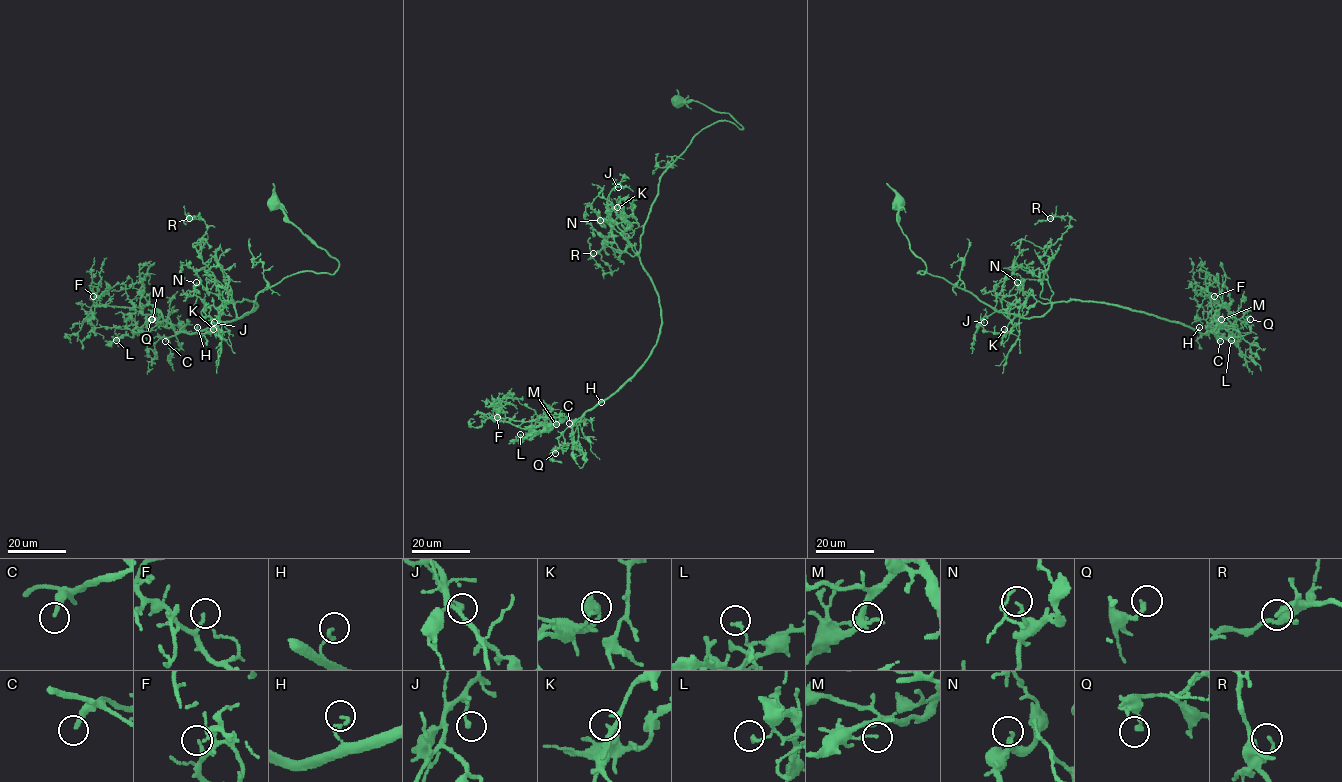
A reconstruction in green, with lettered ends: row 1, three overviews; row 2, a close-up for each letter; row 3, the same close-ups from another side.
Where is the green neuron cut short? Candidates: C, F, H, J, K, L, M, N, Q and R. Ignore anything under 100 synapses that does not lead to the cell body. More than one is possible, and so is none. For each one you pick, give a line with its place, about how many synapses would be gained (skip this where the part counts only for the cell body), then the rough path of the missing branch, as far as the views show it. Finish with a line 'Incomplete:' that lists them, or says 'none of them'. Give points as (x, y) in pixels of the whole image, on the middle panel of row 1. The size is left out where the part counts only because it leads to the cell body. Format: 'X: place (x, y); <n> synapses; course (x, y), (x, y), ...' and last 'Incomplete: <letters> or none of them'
C: place (569, 423); 140 synapses; course (569, 423), (560, 419), (549, 419), (520, 427), (518, 433)
Incomplete: C

